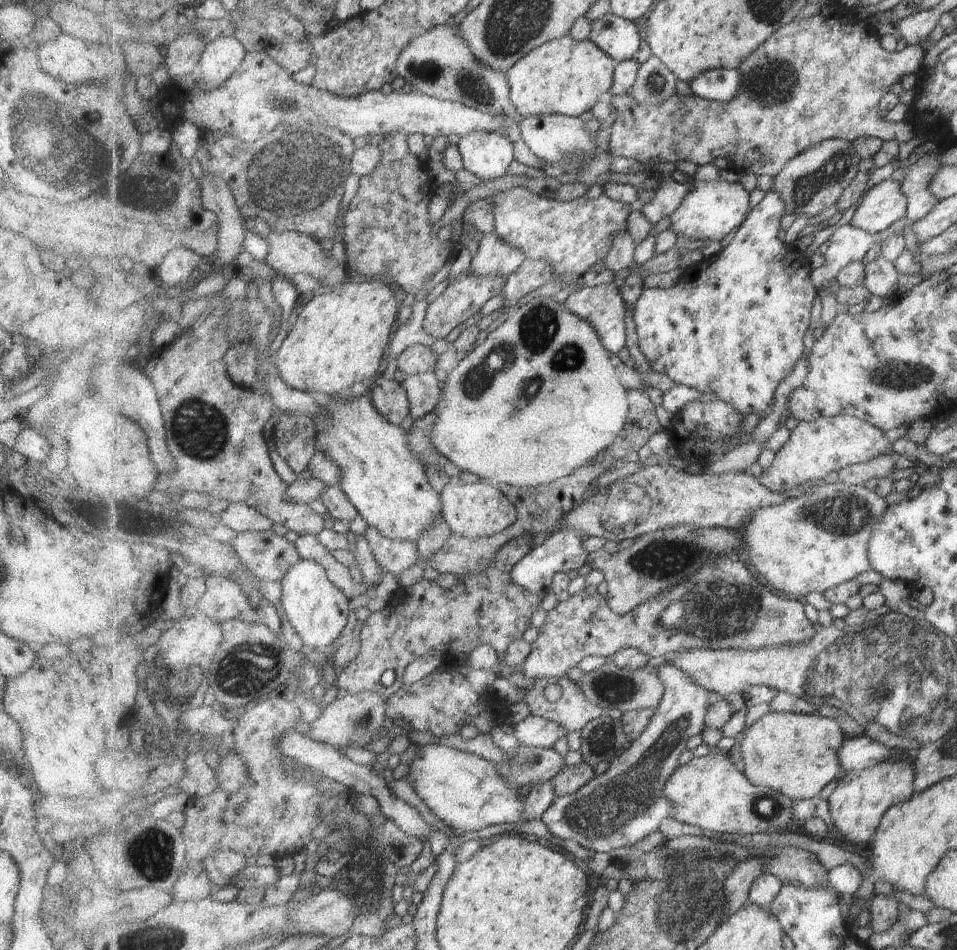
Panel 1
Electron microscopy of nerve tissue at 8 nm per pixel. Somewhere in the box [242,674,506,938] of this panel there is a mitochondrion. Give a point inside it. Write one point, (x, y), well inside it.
(365, 878)

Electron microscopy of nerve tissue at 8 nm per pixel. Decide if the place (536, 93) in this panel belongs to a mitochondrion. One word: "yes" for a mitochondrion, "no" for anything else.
no

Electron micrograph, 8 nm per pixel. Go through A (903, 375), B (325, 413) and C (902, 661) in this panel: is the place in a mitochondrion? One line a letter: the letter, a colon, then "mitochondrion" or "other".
A: mitochondrion
B: other
C: mitochondrion

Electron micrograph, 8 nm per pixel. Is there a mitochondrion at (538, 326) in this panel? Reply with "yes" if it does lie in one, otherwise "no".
yes

